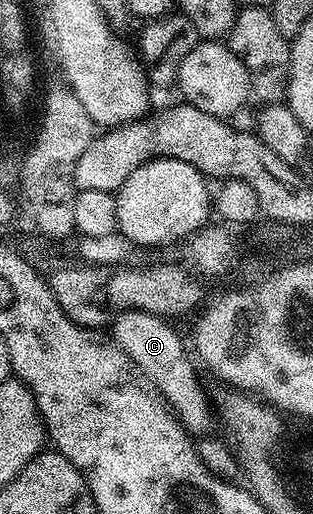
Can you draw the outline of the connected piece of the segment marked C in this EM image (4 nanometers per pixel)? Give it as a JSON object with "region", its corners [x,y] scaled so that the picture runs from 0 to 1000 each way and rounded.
{"region":[[[406,603],[403,609],[374,611],[355,621],[355,634],[358,663],[383,673],[390,685],[403,685],[422,706],[460,726],[460,733],[537,784],[537,792],[585,825],[588,835],[617,848],[674,846],[677,821],[684,829],[684,790],[671,780],[671,767],[652,761],[649,747],[626,737],[629,706],[604,675],[601,681],[588,675],[585,661],[550,638],[553,628],[479,607]]]}

